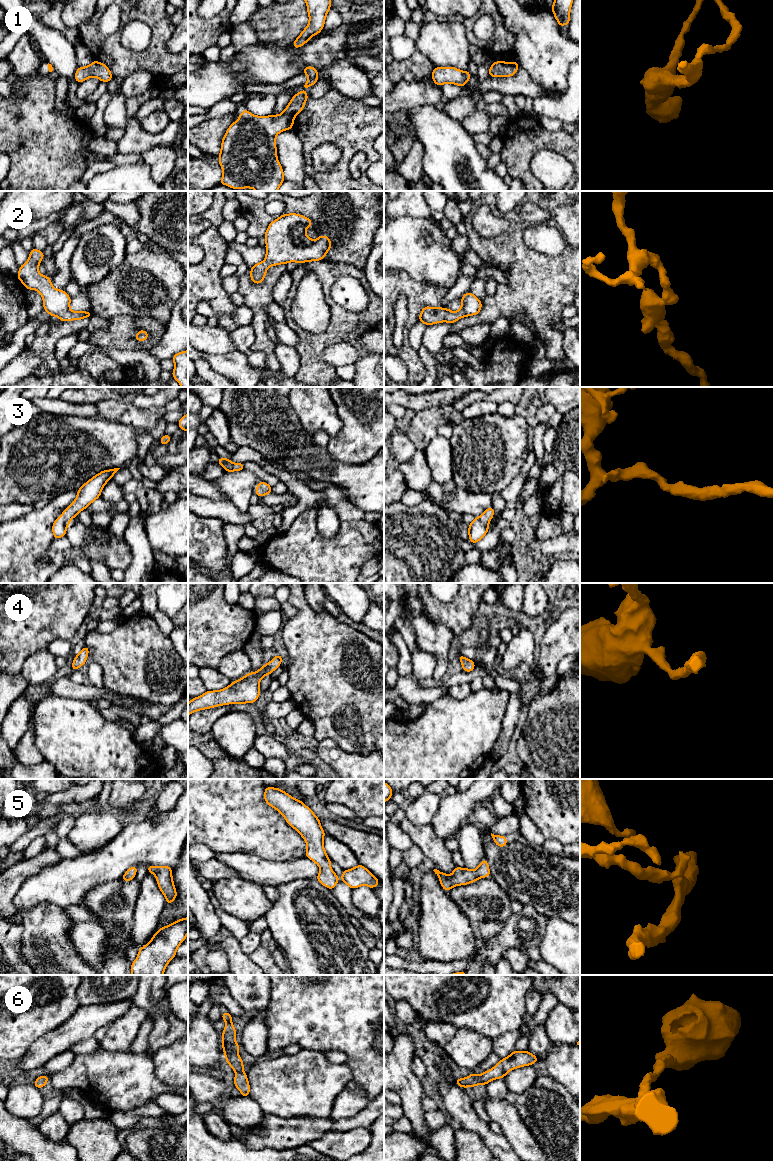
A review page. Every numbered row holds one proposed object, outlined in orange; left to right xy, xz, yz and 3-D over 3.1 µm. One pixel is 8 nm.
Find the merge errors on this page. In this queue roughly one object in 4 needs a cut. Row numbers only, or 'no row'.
no row

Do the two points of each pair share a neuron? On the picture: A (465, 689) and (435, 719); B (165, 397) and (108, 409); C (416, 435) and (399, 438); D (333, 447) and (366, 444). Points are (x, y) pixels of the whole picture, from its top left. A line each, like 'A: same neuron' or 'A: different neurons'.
A: different neurons
B: different neurons
C: different neurons
D: same neuron

